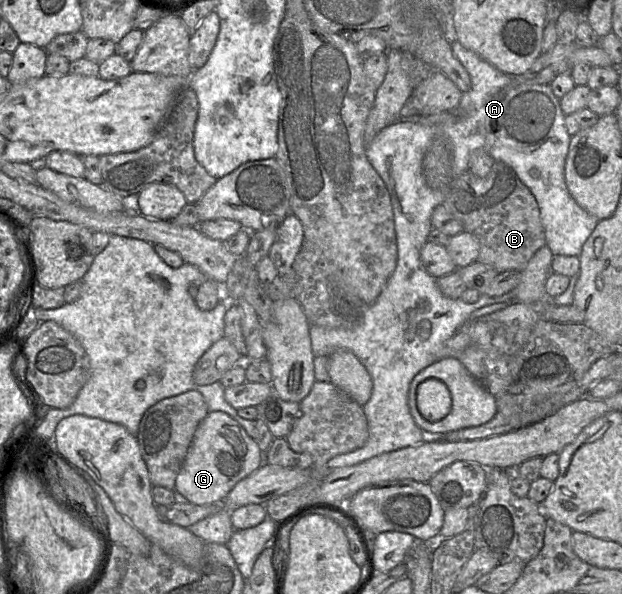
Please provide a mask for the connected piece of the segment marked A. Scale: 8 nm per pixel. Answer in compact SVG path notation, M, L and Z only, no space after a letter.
M458 40L451 43L451 50L467 70L471 80L470 89L463 92L456 108L456 119L435 125L398 119L382 129L366 145L368 161L385 183L391 199L397 240L397 264L394 272L375 302L366 307L361 322L354 328L326 328L313 324L309 328L315 357L329 357L337 350L348 350L365 366L373 382L372 395L362 406L368 421L368 441L355 451L330 459L329 469L354 466L383 453L417 447L428 441L428 436L416 425L408 405L409 386L413 378L421 370L440 360L440 349L443 344L465 322L476 321L483 316L505 309L510 304L502 302L493 306L501 302L501 297L491 297L486 294L482 294L474 303L466 303L460 298L450 299L441 293L437 279L426 271L420 259L420 251L432 230L433 210L443 203L451 184L463 172L469 170L469 158L474 150L484 149L495 161L502 161L512 167L521 182L532 192L540 210L546 245L554 256L579 257L584 244L599 222L596 217L578 205L566 186L565 163L571 136L565 126L565 114L561 109L560 99L554 95L550 85L513 84L516 75L508 75L498 70L478 54L465 48Z

